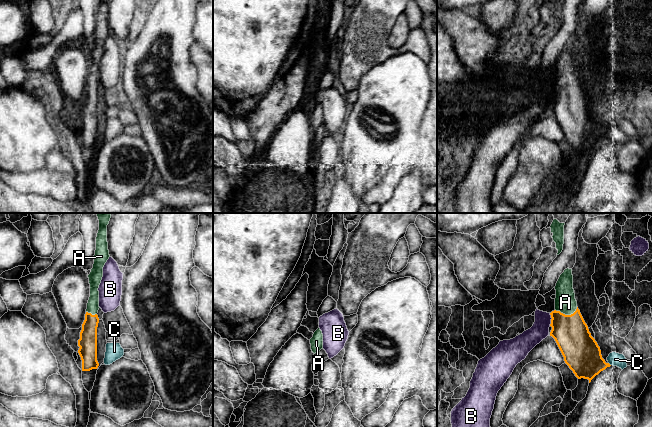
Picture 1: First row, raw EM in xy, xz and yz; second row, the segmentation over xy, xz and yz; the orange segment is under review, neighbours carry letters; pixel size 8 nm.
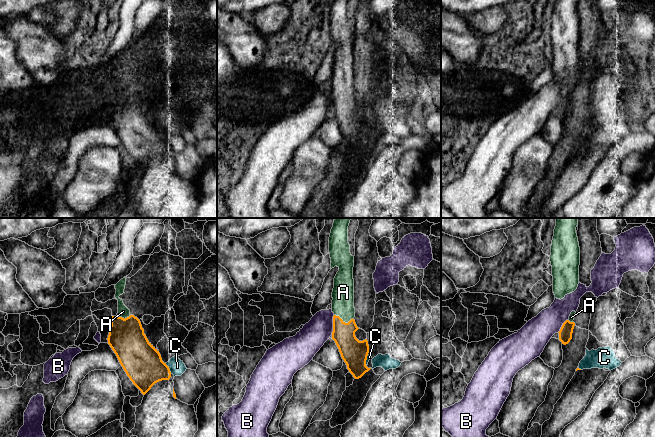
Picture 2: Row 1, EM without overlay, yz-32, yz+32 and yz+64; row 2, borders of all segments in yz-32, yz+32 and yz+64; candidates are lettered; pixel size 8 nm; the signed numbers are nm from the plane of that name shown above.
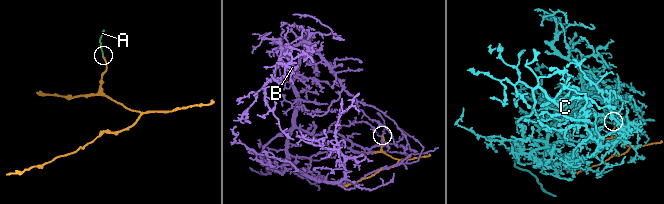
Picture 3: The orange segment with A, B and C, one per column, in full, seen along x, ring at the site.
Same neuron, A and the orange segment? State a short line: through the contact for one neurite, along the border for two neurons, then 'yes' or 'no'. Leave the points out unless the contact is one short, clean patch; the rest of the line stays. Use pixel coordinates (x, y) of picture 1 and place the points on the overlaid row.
line yz (571, 333), (568, 328), (566, 315), (565, 302); yes

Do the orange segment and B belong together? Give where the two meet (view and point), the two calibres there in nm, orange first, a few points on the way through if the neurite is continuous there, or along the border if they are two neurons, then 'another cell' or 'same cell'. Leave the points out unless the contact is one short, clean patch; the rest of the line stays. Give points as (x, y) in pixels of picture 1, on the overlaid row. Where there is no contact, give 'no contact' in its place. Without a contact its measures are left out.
meets orange in yz at (551, 319); 280 nm thick on the orange side, 150 nm on the other; border along yz (549, 313), (551, 318), (550, 325); another cell

